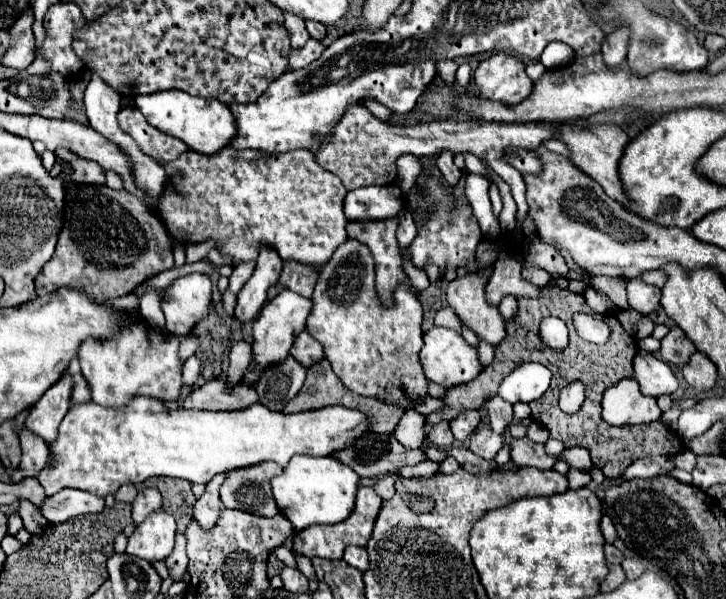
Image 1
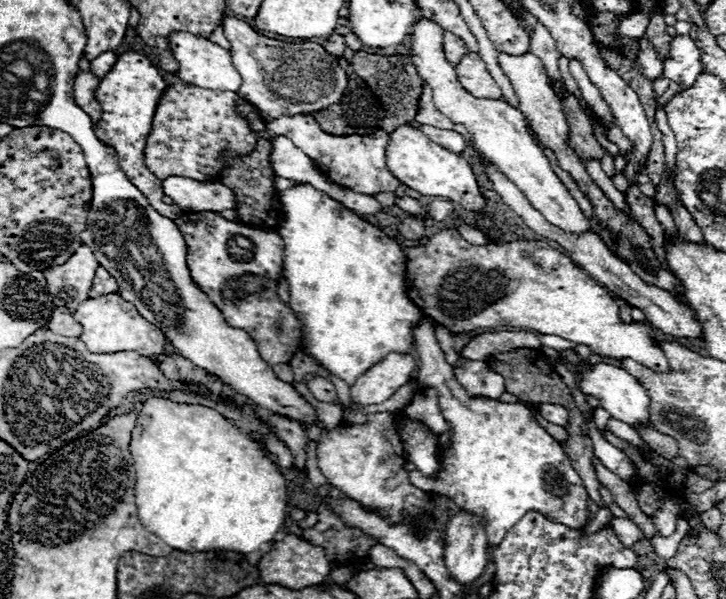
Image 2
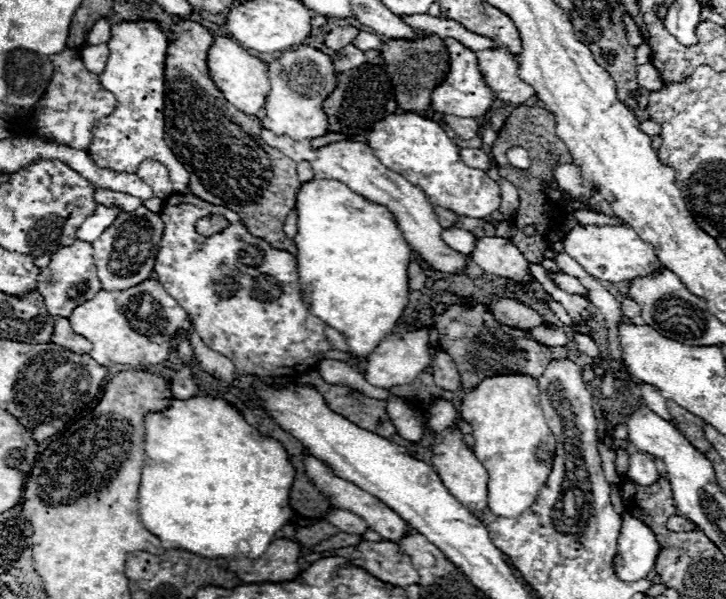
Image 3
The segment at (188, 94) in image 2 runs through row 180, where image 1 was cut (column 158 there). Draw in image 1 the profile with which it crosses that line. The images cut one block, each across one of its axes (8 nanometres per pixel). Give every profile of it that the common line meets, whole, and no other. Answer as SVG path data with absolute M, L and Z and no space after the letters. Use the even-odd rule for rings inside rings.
M228 146L212 156L188 150L174 162L168 162L164 166L168 172L168 184L164 188L164 194L156 202L156 212L170 236L180 244L214 240L218 244L218 250L222 254L230 254L236 264L242 260L256 260L258 246L266 244L276 248L282 260L322 266L348 238L348 220L342 212L346 188L342 186L338 176L318 166L312 152L290 150L284 154L264 154L256 150L234 150Z

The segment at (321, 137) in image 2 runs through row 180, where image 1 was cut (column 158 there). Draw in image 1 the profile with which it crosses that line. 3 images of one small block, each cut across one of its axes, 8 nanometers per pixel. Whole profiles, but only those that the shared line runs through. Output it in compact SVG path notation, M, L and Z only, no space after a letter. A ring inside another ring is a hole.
M134 322L120 330L114 340L96 342L86 340L80 346L82 374L90 386L92 400L106 408L122 408L136 396L150 396L158 400L178 400L182 390L182 364L178 360L178 338L152 330L146 322Z

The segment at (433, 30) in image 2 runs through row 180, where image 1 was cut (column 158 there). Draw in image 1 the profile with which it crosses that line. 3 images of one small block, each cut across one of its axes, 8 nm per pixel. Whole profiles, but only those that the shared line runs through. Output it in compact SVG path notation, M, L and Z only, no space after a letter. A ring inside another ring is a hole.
M162 510L154 512L142 524L136 526L134 534L128 538L126 554L142 558L150 564L166 560L170 556L170 550L174 548L174 534L174 518Z

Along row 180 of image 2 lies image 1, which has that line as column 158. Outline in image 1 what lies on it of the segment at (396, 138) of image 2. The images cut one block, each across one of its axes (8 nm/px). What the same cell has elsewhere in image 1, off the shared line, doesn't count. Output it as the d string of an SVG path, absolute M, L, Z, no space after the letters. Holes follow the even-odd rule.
M134 398L130 406L124 408L104 408L94 402L78 404L68 410L60 424L60 434L56 442L50 444L50 452L56 456L54 466L46 466L38 474L38 482L42 484L48 496L54 496L62 488L78 488L90 494L98 494L106 498L108 494L116 494L122 484L142 484L152 476L170 476L182 478L192 484L206 484L216 474L224 474L230 470L254 466L258 462L272 460L282 468L296 454L308 456L330 456L334 450L342 450L342 446L350 446L354 438L362 438L362 434L370 432L370 418L360 410L344 408L344 406L328 406L320 410L306 410L298 414L270 412L262 404L248 406L246 410L236 412L206 412L206 410L166 410L162 400L156 398Z

